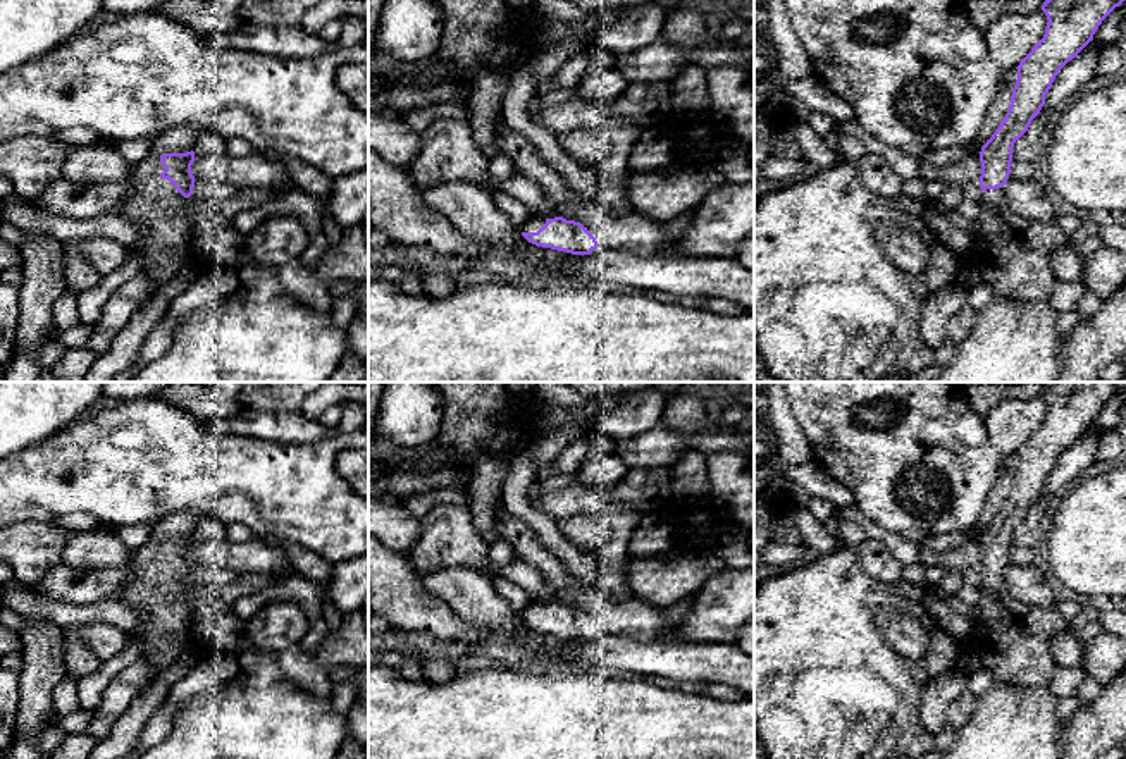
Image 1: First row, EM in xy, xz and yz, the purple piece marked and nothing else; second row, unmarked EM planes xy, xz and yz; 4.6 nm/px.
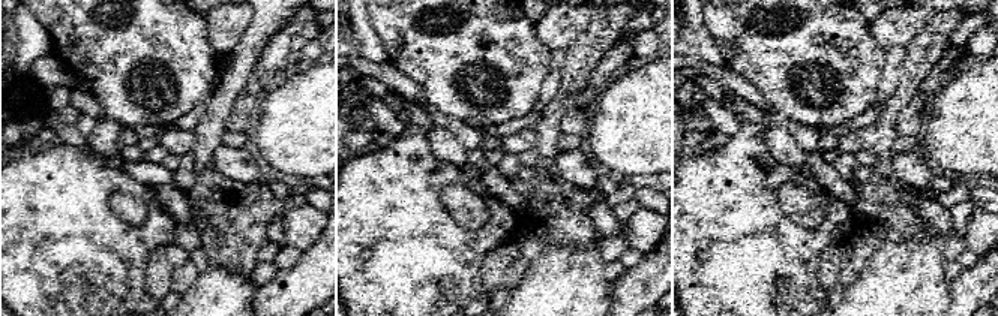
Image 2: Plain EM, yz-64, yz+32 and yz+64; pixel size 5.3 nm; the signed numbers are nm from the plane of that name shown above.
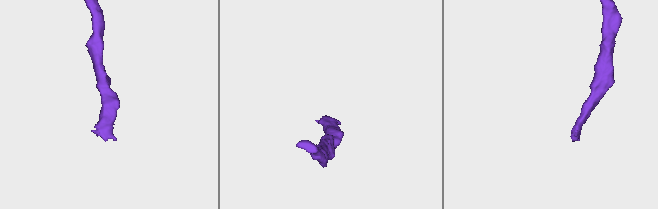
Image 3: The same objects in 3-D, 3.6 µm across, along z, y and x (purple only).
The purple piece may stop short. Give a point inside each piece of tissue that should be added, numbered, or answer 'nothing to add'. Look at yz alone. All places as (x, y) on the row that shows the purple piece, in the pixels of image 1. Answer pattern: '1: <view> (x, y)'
1: yz (1013, 253)

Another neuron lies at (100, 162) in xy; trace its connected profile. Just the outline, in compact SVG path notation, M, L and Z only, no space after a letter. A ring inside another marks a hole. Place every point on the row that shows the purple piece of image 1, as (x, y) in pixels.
M112 143L74 146L67 155L62 177L74 184L127 182L133 169Z

